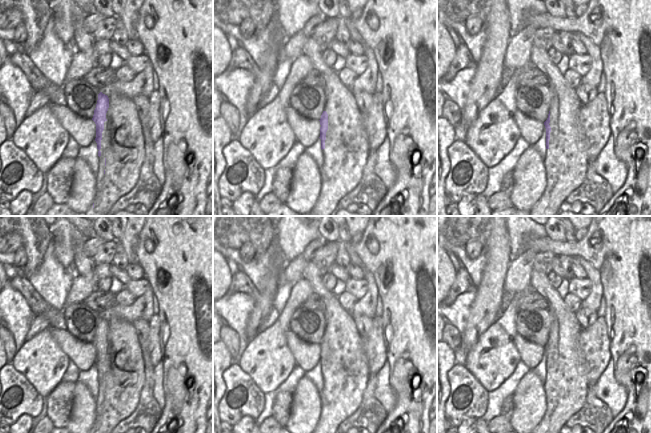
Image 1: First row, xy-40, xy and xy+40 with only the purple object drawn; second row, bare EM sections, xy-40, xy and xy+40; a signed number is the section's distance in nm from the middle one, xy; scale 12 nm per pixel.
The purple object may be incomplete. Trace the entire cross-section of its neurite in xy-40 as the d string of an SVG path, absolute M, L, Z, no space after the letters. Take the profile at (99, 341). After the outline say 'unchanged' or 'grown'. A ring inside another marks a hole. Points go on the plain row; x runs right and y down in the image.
M100 316L92 344L96 348L96 362L98 375L98 396L96 398L96 407L101 406L105 398L106 382L101 378L102 356L104 354L104 346L107 345L106 337L109 332L109 322L107 319Z; grown

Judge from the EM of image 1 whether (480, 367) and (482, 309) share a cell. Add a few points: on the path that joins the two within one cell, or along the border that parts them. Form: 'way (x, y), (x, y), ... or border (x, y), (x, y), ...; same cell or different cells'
border (495, 322), (480, 336), (469, 351); different cells

